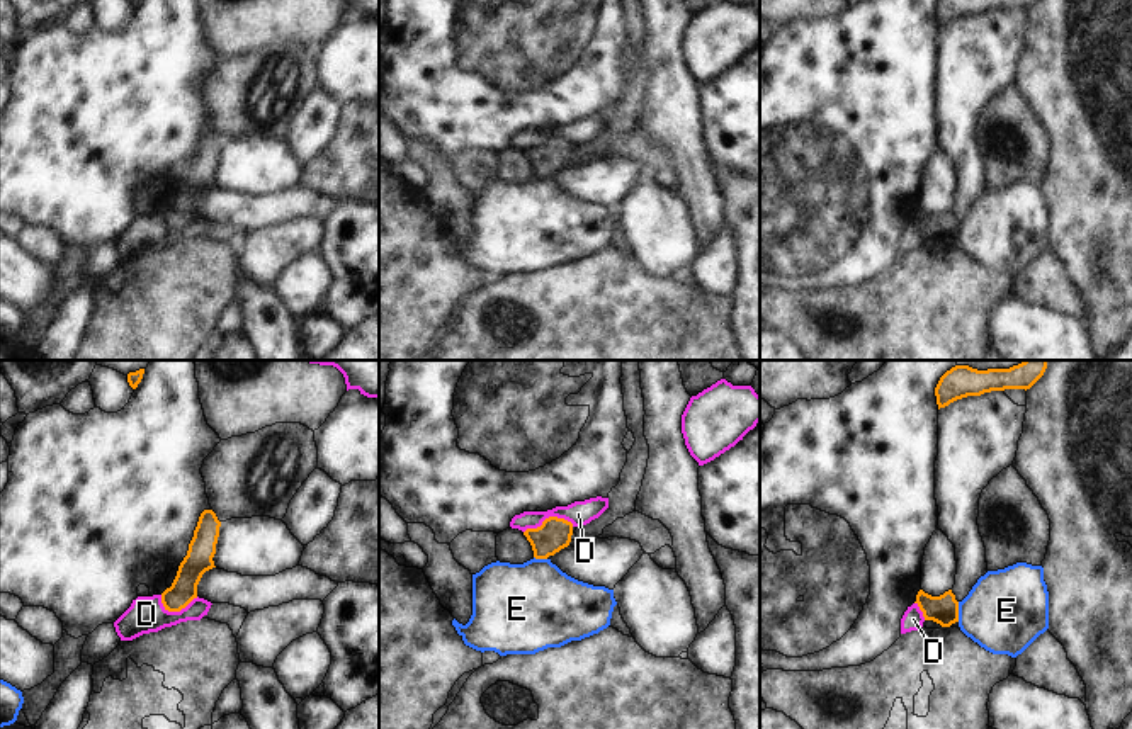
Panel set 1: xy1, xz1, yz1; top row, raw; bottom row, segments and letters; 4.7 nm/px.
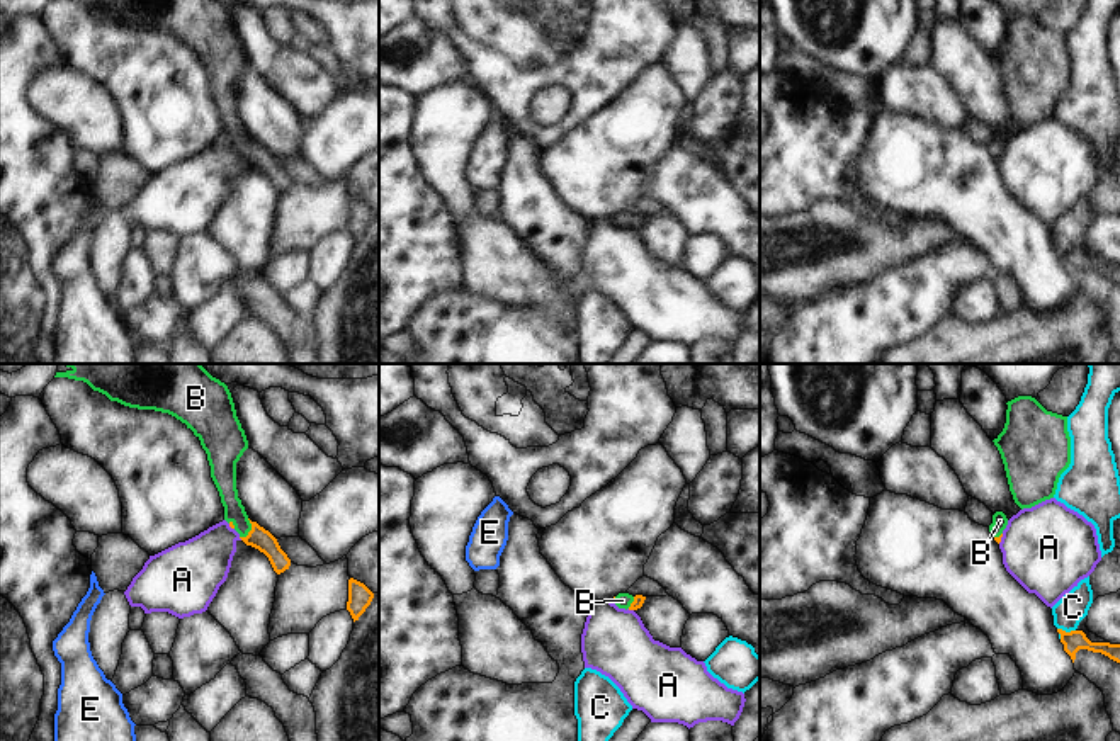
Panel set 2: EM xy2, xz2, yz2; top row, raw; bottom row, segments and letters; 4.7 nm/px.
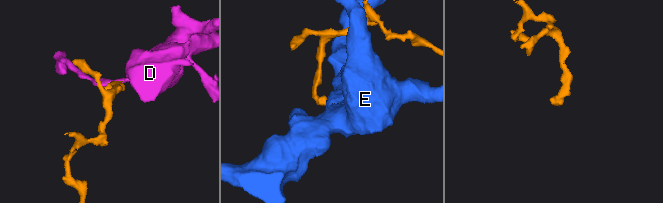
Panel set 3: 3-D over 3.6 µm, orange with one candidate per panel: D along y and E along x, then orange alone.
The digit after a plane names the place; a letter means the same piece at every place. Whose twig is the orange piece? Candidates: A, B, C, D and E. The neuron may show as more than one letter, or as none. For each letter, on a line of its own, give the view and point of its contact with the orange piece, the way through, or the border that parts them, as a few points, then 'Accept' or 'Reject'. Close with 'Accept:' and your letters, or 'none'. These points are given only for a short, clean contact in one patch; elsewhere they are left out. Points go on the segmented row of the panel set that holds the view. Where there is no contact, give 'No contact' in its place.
A: Touches orange at yz2 (1000, 539). Reject
B: Touches orange at xy2 (250, 531). Path across: xy2 (259, 537), (250, 531), (235, 512). Accept
C: Touches orange at yz2 (1064, 631). Boundary: yz2 (1057, 627), (1074, 631). Reject
D: Touches orange at xz1 (549, 517). Boundary: xz1 (573, 524), (548, 517), (539, 525), (529, 527), (524, 532). Reject
E: Touches orange at yz1 (957, 612). Boundary: yz1 (957, 602), (959, 621). Reject
Accept: B.

